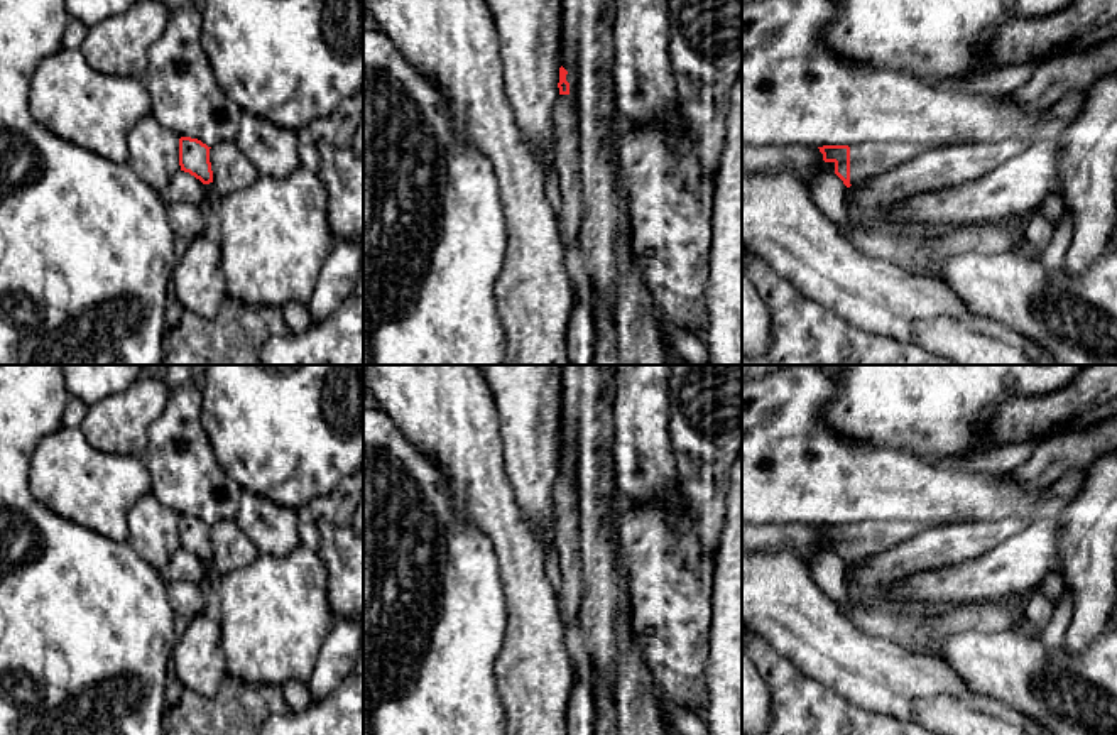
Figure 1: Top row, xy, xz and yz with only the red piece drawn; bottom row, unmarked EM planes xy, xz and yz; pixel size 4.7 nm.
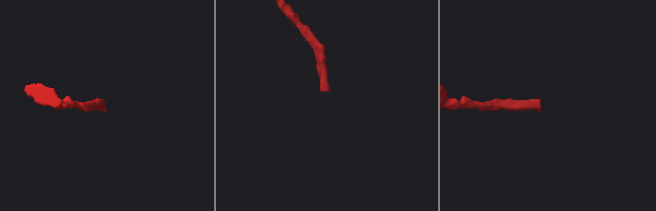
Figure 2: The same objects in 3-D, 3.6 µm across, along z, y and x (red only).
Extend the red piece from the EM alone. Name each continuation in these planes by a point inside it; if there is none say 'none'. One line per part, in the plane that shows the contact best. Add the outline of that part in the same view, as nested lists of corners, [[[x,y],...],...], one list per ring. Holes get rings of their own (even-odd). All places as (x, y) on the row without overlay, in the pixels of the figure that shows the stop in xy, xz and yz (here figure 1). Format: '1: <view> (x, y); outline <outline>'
1: yz (867, 538); outline [[[862,520],[850,524],[850,563],[880,554],[924,531],[928,524],[916,520]]]

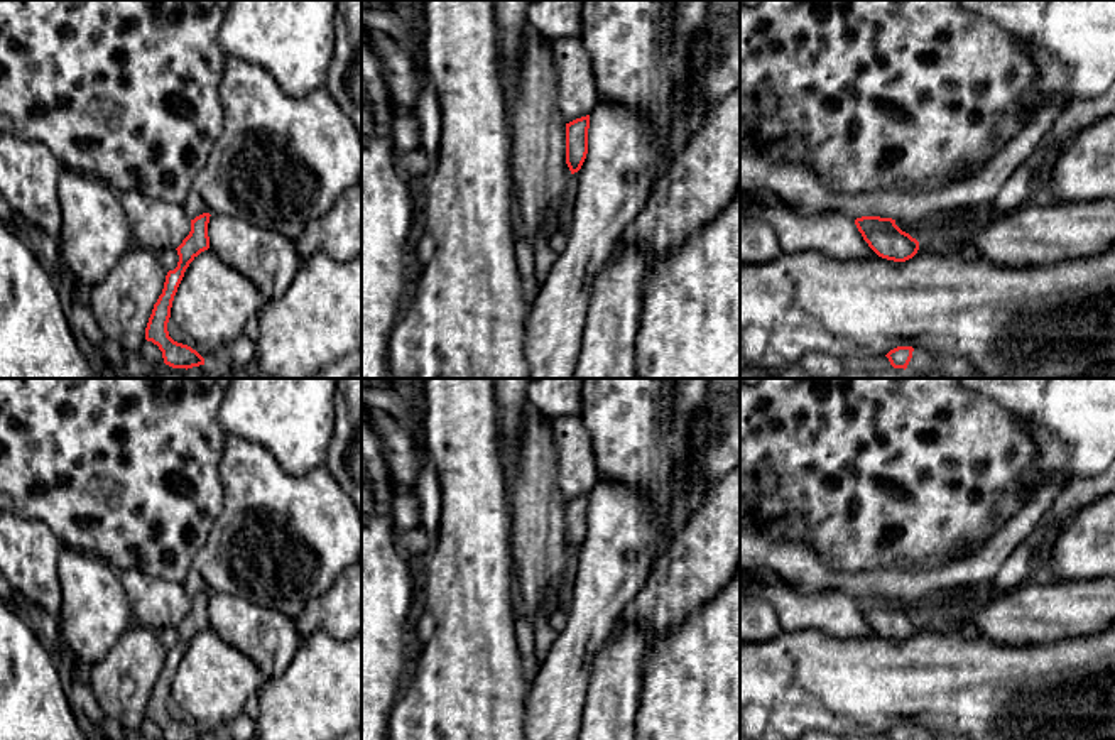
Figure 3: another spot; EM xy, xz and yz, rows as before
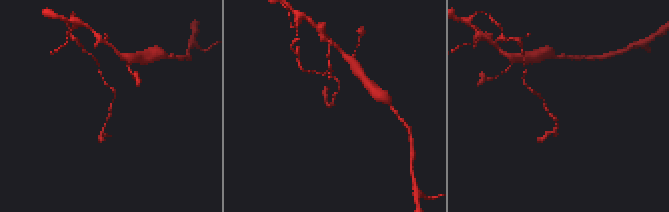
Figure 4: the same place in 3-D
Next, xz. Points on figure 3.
none

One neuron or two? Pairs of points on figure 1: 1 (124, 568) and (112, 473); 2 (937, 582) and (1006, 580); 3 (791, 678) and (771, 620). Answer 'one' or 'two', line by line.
1: two
2: one
3: two

